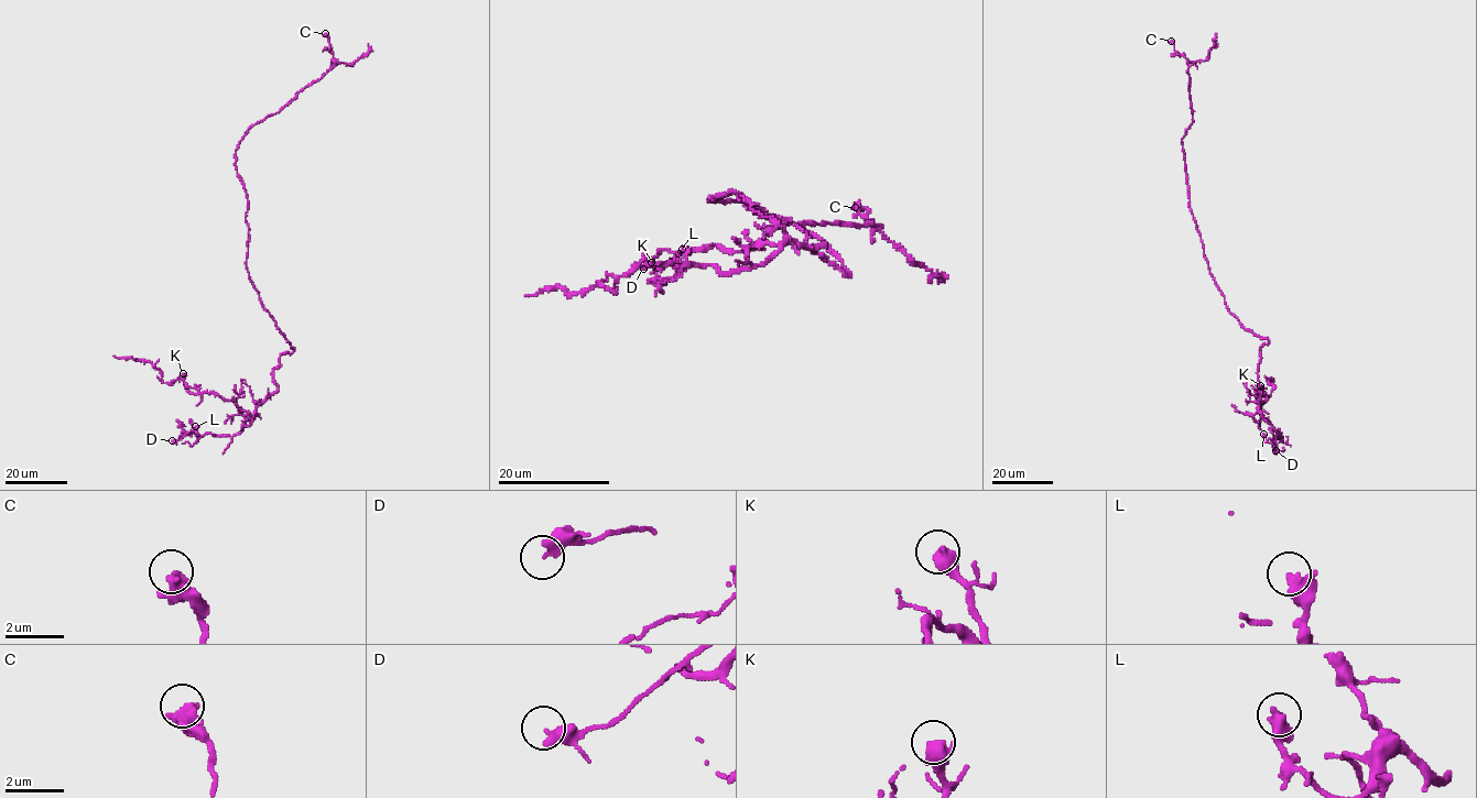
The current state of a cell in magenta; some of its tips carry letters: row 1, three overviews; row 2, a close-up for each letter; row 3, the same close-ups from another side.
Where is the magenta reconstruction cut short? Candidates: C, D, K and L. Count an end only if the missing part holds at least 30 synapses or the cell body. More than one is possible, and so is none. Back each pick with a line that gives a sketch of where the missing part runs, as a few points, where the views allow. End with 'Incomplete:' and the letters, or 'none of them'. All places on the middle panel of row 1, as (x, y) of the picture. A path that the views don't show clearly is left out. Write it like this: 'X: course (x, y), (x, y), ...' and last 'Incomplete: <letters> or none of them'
K: course (651, 262), (658, 241), (649, 237), (660, 234)
Incomplete: K

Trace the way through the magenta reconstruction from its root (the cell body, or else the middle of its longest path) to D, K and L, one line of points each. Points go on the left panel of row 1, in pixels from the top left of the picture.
D: (259, 295), (293, 349), (280, 357), (272, 373), (277, 390), (237, 434), (189, 432), (172, 440)
K: (259, 295), (293, 349), (280, 357), (272, 373), (277, 390), (252, 419), (217, 394), (193, 394), (183, 373)
L: (259, 295), (261, 305), (293, 349), (280, 357), (272, 373), (277, 390), (237, 434), (197, 437), (195, 426)

